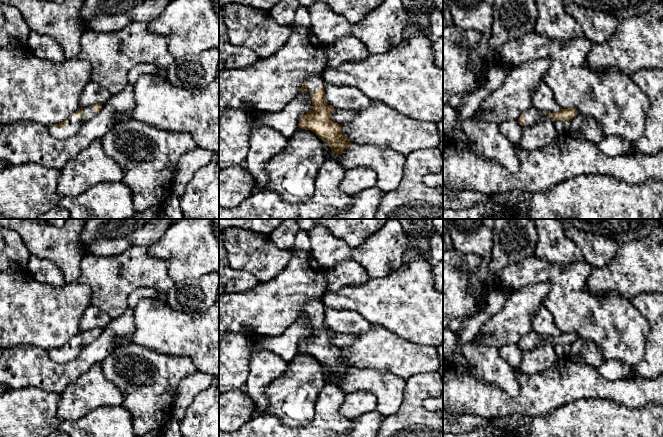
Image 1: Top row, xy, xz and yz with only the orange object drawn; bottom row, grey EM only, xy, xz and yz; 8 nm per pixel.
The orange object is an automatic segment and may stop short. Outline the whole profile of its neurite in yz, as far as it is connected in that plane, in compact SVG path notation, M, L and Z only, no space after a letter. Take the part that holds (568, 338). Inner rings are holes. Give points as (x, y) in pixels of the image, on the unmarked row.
M532 331L531 333L522 337L520 342L518 343L518 346L524 353L546 344L562 344L570 346L578 337L579 336L576 332L561 333L557 337L545 337Z

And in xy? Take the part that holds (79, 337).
M94 328L83 333L80 332L62 347L48 350L47 354L57 363L67 363L75 359L82 349L97 339L101 333L102 328Z

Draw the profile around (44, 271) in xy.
M32 255L28 262L28 274L40 283L62 287L66 284L63 273L51 261Z

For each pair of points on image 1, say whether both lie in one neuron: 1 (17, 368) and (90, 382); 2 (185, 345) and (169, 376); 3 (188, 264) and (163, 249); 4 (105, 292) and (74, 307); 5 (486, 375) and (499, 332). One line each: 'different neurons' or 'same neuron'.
1: different neurons
2: different neurons
3: same neuron
4: different neurons
5: different neurons

